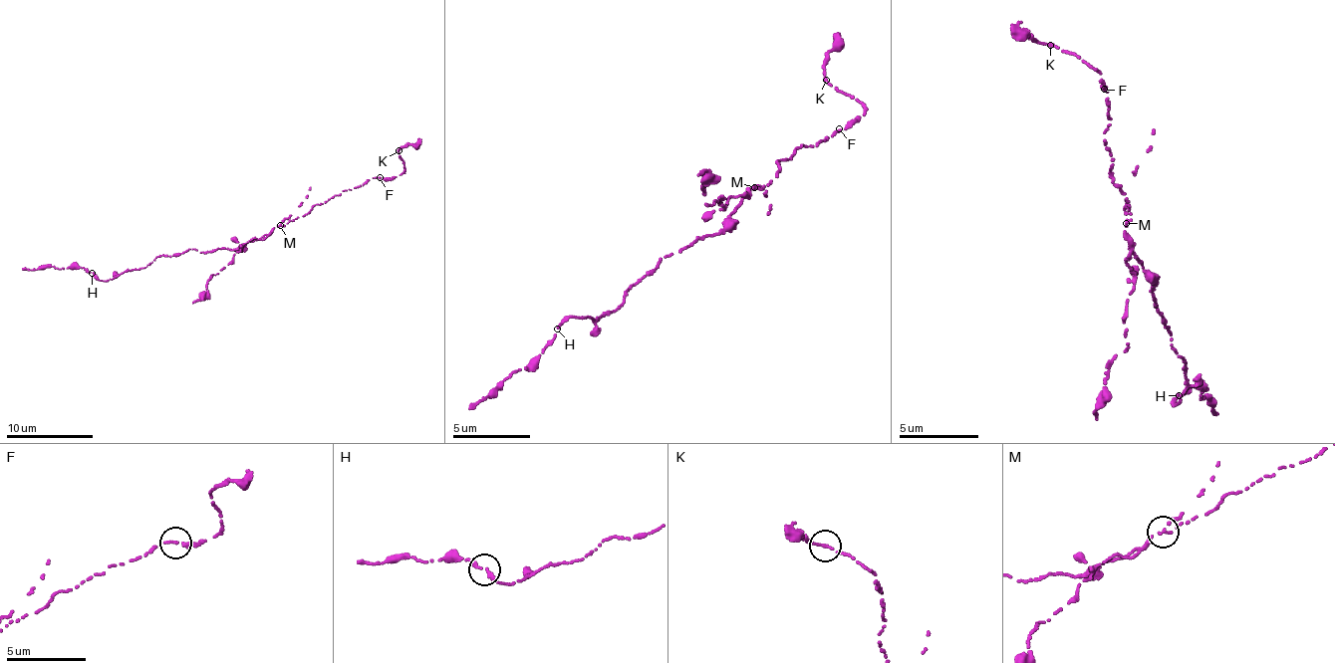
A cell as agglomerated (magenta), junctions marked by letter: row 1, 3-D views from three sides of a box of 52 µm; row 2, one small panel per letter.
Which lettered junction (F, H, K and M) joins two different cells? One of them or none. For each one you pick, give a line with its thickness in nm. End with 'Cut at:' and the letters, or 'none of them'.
M: Thickness 190 nm
Cut at: M

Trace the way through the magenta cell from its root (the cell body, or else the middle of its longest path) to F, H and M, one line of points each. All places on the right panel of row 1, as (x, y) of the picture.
F: (1146, 277), (1123, 229), (1130, 220), (1126, 195), (1114, 184), (1109, 167), (1102, 131), (1111, 117), (1104, 89)
H: (1146, 277), (1157, 283), (1151, 295), (1169, 328), (1173, 349), (1186, 364), (1187, 385), (1175, 405), (1179, 395)
M: (1146, 277), (1123, 229), (1127, 227), (1126, 222)

